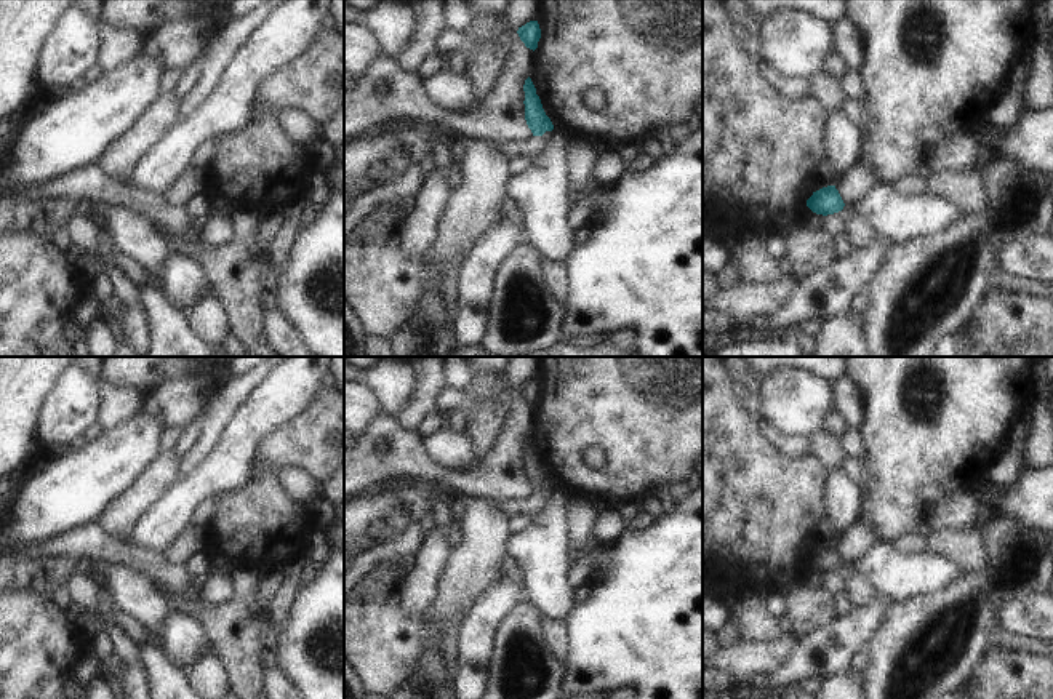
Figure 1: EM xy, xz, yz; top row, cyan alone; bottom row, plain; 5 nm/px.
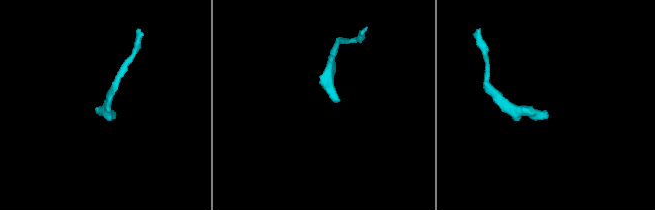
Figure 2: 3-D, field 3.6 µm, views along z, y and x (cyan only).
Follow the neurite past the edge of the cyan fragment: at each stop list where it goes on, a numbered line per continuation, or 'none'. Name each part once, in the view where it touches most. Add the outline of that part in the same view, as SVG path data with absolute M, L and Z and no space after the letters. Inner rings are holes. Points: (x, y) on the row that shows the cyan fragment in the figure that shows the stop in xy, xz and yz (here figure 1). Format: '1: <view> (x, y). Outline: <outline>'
1: xz (532, 147). Outline: M531 136L530 139L525 139L523 142L493 142L491 147L498 150L504 158L536 158L543 147L546 139L543 136Z

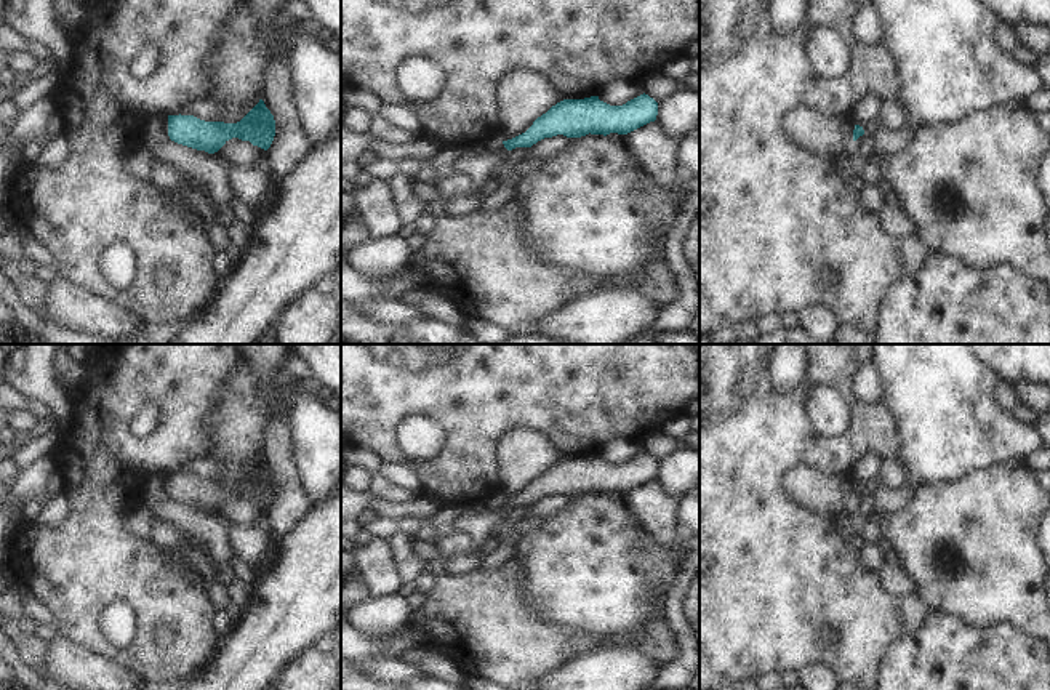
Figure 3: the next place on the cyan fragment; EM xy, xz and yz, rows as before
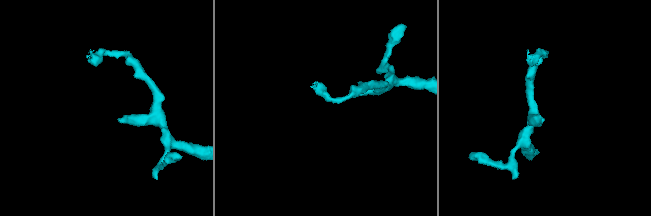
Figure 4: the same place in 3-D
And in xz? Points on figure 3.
1: xz (479, 167). Outline: M504 144L488 146L480 154L461 155L455 160L450 173L464 173L472 178L479 189L488 189L491 170L503 160L507 149Z

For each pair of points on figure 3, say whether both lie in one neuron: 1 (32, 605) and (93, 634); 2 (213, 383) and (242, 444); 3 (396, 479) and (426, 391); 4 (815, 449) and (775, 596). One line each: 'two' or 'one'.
1: two
2: two
3: two
4: one

